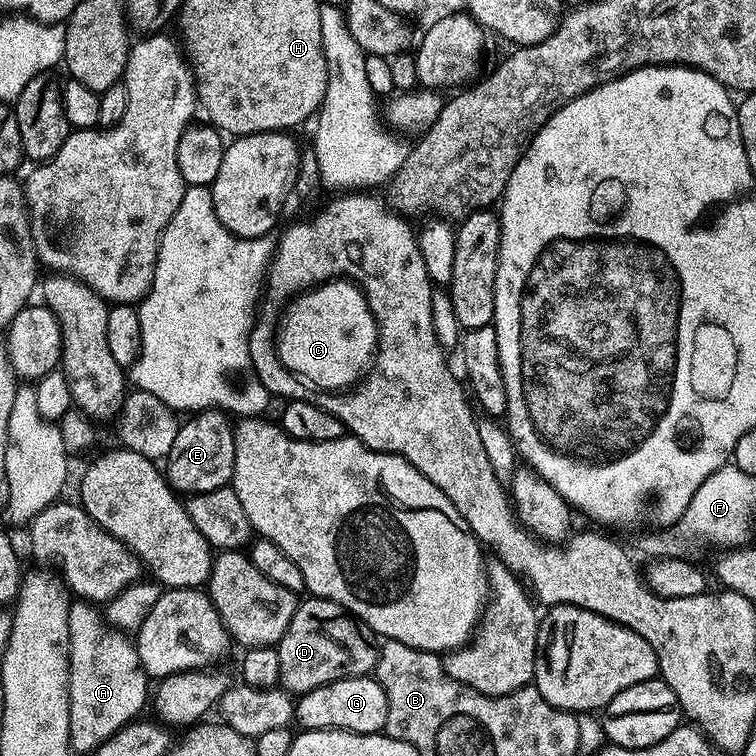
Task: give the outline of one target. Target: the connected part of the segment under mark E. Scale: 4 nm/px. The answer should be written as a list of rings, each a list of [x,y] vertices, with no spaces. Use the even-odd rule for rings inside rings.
[[[205,408],[189,415],[181,423],[178,438],[174,438],[174,446],[170,446],[170,454],[166,458],[168,485],[180,494],[209,492],[225,487],[231,481],[234,470],[235,441],[233,421],[223,411]]]

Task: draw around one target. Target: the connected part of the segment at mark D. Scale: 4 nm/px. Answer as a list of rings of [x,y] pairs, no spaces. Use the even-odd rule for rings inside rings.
[[[307,599],[299,601],[290,626],[286,626],[286,634],[282,634],[280,643],[275,645],[280,667],[279,687],[289,694],[303,694],[335,680],[375,673],[380,644],[372,628],[338,602]],[[336,624],[344,624],[344,632],[336,628]]]

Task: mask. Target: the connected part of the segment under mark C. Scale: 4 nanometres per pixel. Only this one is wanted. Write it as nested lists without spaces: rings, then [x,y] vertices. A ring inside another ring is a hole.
[[[347,278],[329,280],[297,295],[285,307],[276,333],[281,362],[320,390],[351,389],[373,363],[377,343],[376,319],[368,300]]]

